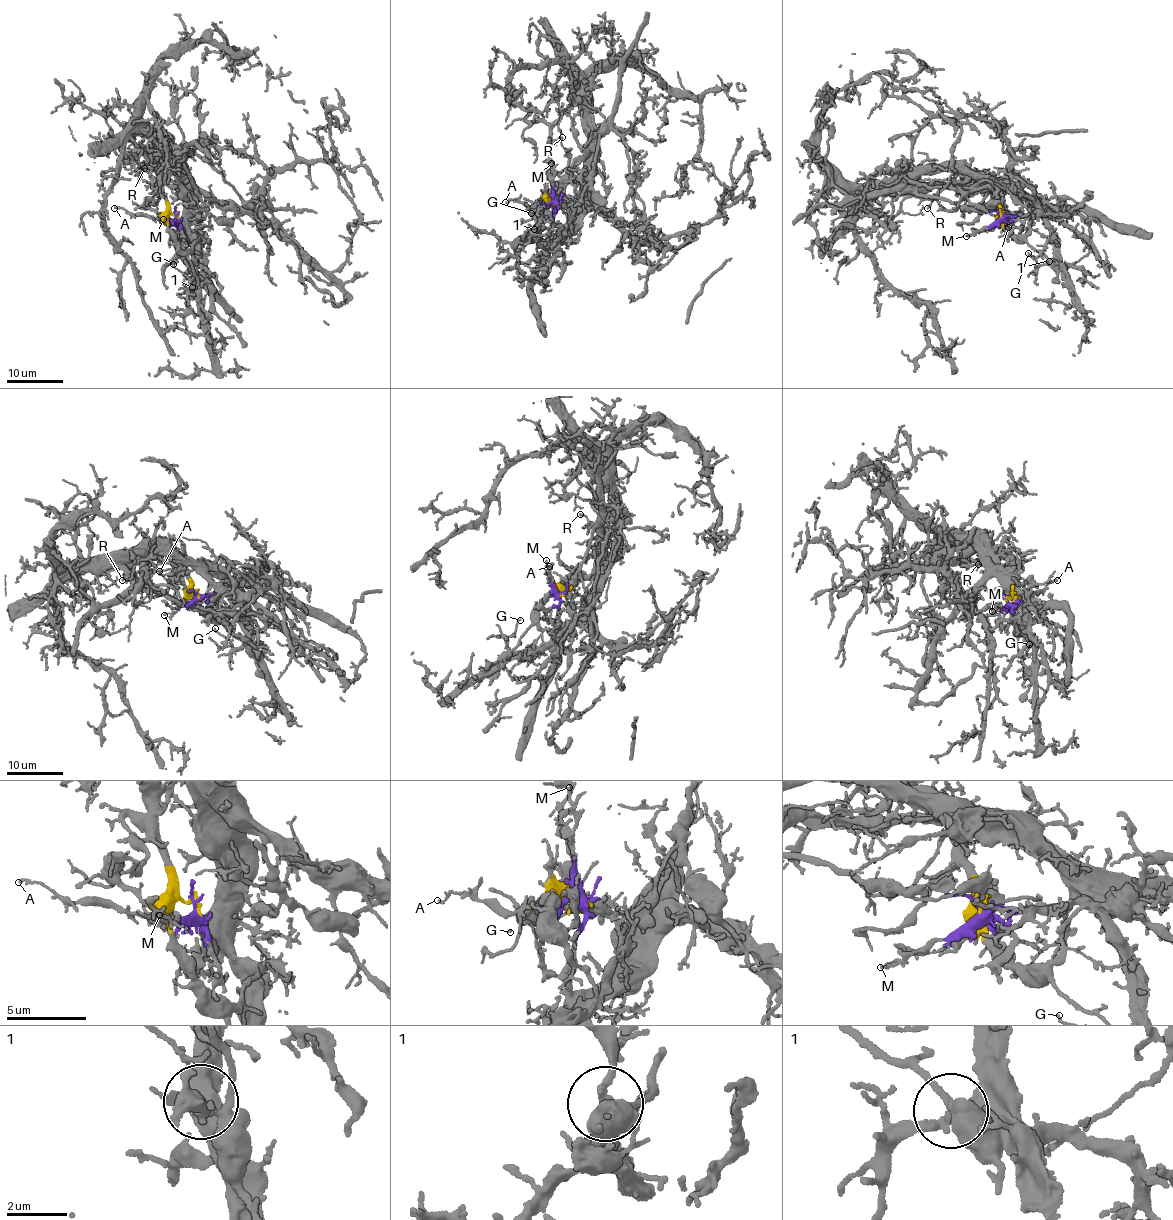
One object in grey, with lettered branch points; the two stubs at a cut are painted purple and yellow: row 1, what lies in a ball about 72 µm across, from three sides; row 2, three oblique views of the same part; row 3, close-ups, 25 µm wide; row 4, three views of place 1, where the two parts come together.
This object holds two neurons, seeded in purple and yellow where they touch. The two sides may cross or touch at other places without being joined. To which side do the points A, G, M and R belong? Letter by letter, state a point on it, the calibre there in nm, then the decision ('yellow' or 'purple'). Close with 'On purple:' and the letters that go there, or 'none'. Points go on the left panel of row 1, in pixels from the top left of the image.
A: at (114, 208); 140 nm thick; purple
G: at (173, 264); 110 nm thick; purple
M: at (163, 219); 130 nm thick; purple
R: at (144, 168); 110 nm thick; purple
On purple: A, G, M, R

